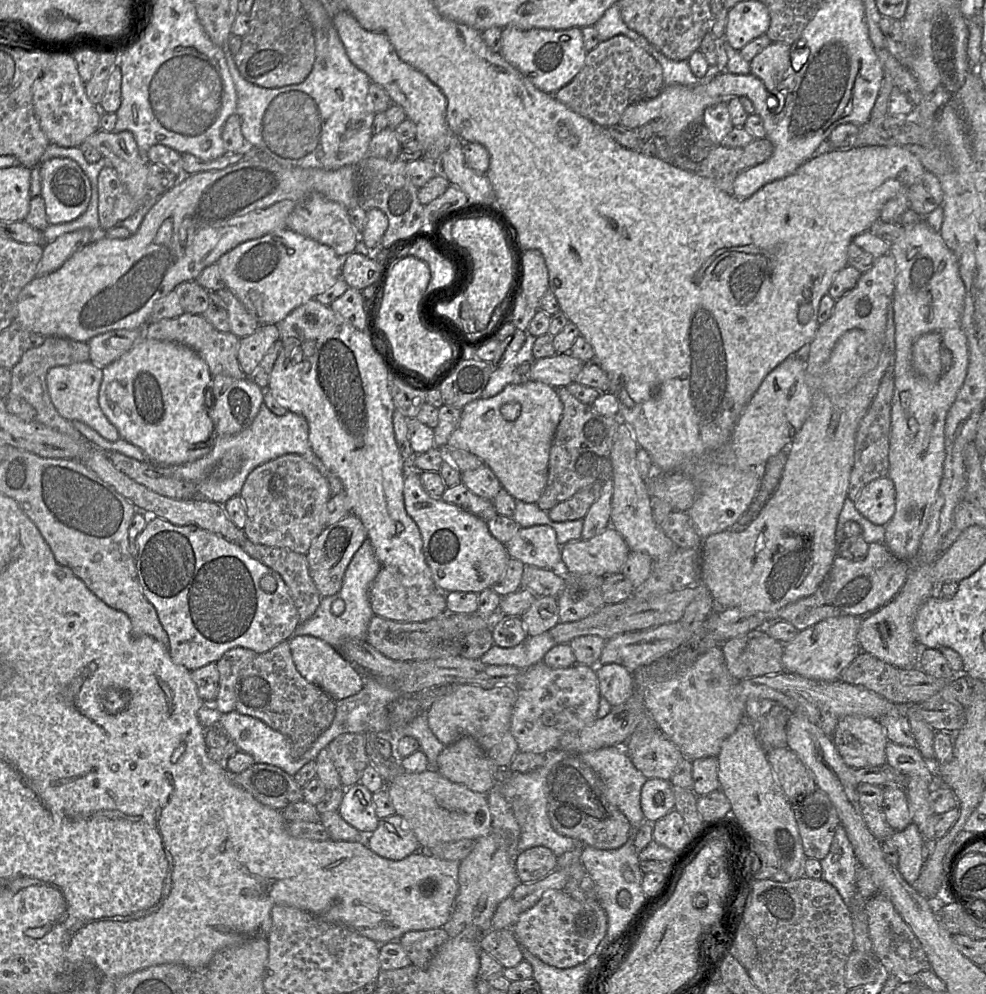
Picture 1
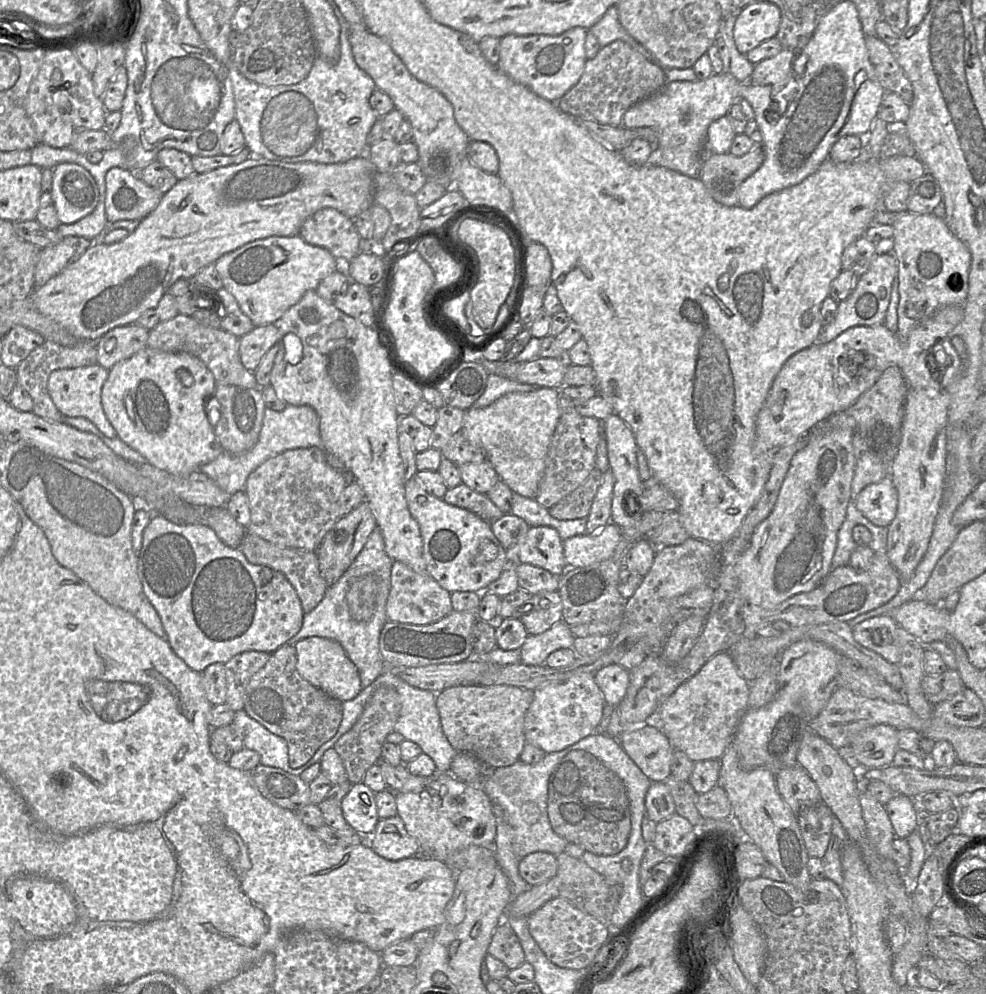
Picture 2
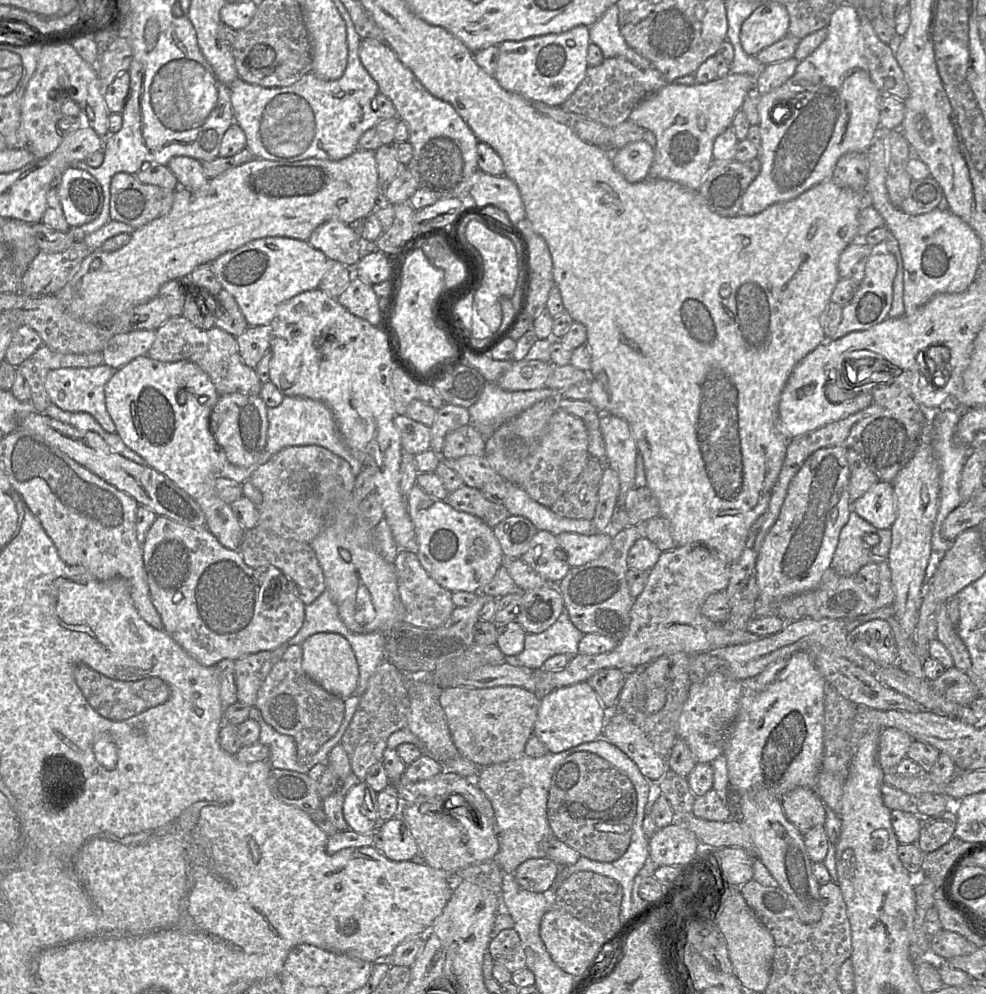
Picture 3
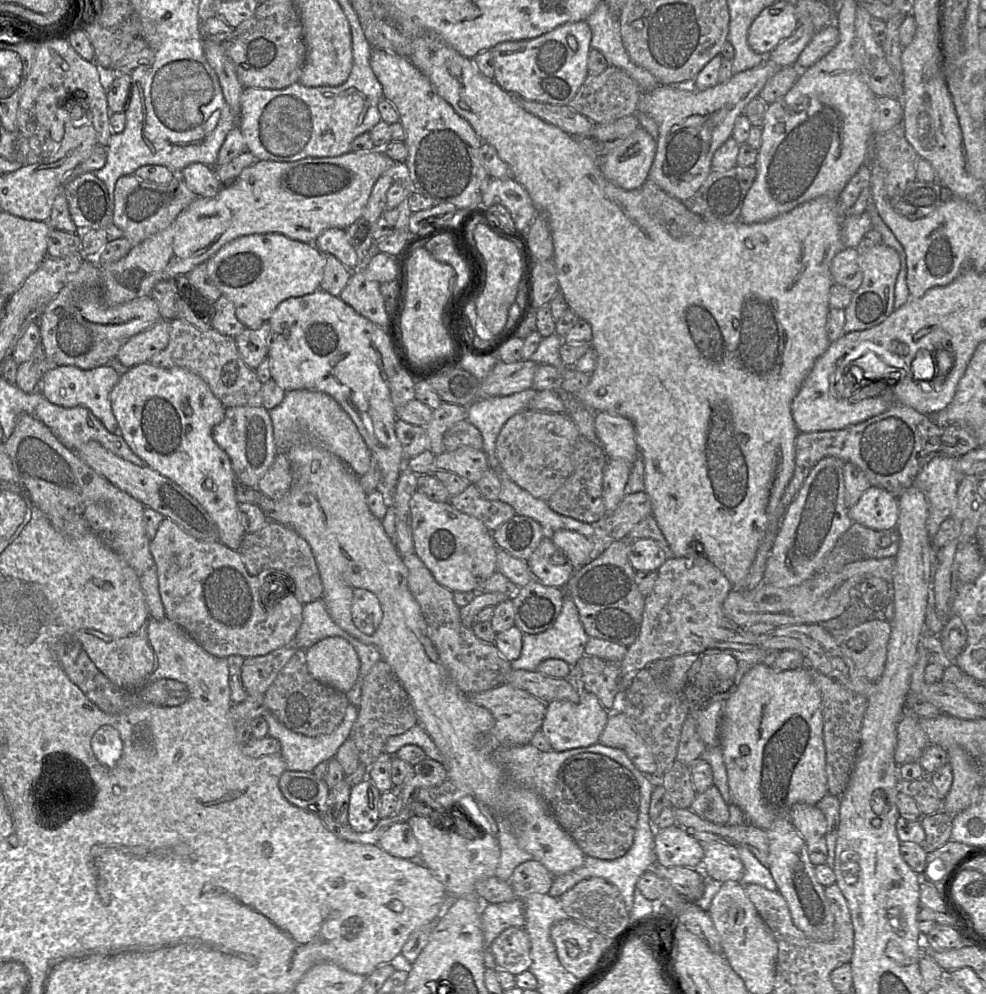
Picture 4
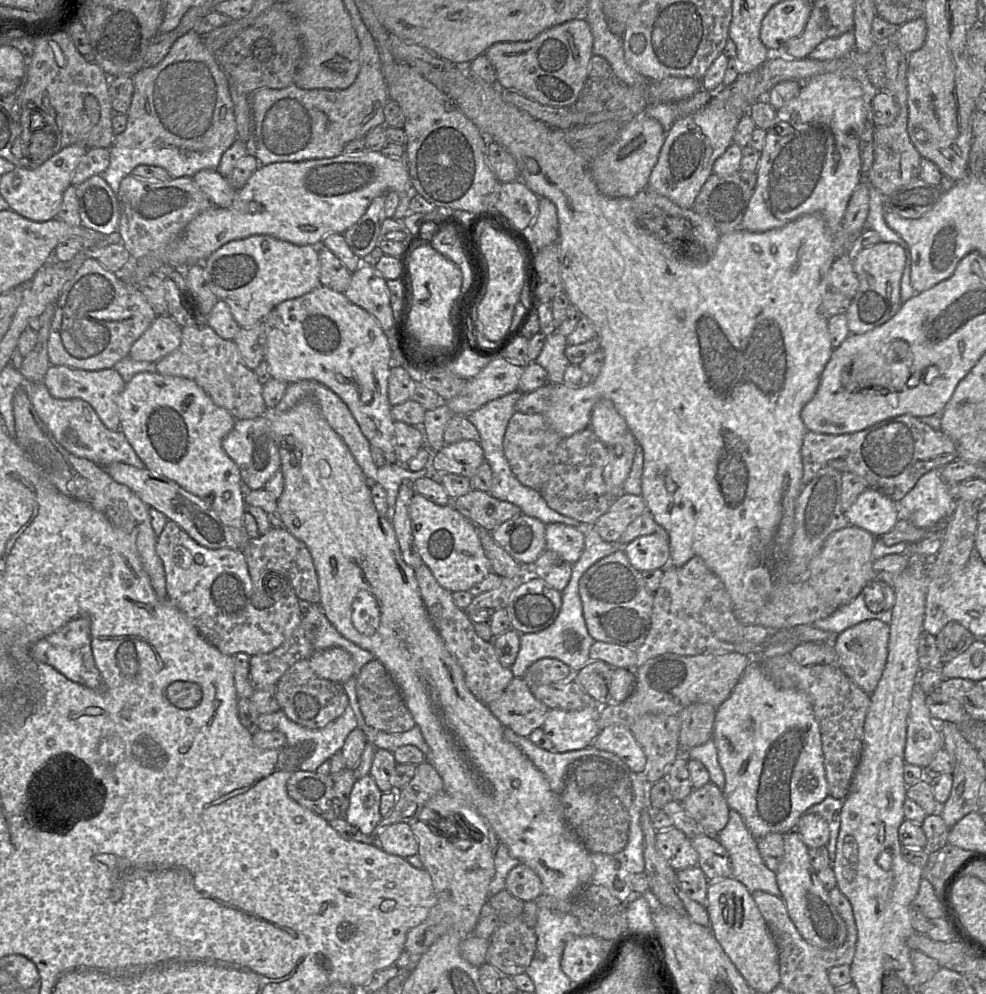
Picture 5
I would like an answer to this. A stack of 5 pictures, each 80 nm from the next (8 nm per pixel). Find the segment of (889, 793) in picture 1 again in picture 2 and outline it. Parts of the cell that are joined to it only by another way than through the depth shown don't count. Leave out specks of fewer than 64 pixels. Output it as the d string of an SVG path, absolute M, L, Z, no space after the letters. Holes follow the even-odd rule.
M896 794L885 805L885 809L897 837L906 839L917 829L920 821L920 811L913 798L904 794Z

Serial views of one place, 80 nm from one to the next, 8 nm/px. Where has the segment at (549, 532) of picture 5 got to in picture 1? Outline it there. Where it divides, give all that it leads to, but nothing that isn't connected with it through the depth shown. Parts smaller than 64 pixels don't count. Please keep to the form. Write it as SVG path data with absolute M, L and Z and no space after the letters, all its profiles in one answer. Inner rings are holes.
M609 526L591 539L561 546L562 567L570 573L606 576L621 572L630 551L622 535Z

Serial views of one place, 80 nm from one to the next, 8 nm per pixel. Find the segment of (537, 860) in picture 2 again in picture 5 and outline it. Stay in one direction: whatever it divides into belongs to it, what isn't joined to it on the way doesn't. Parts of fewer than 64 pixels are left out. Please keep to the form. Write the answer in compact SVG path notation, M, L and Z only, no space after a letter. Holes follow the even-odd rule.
M522 863L509 872L506 889L523 902L536 901L542 896L542 883L539 876Z

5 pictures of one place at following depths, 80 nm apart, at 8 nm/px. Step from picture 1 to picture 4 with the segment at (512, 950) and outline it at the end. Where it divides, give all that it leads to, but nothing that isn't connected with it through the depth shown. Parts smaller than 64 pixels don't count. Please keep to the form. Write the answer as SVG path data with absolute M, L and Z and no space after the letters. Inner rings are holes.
M524 928L505 929L492 942L490 950L498 968L514 976L529 970L530 940Z

